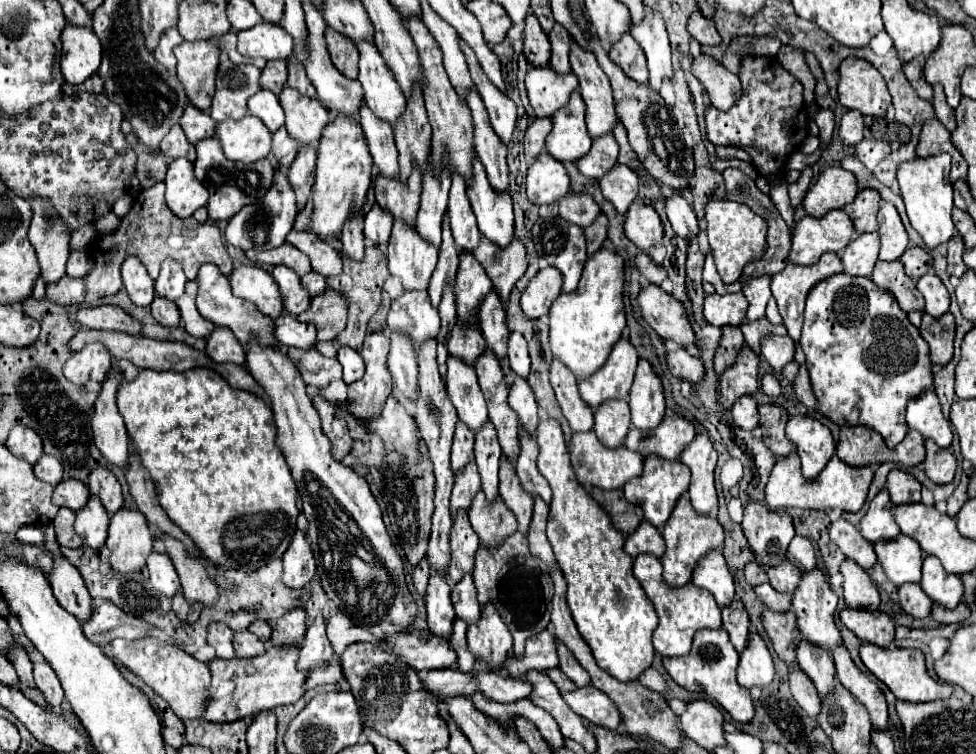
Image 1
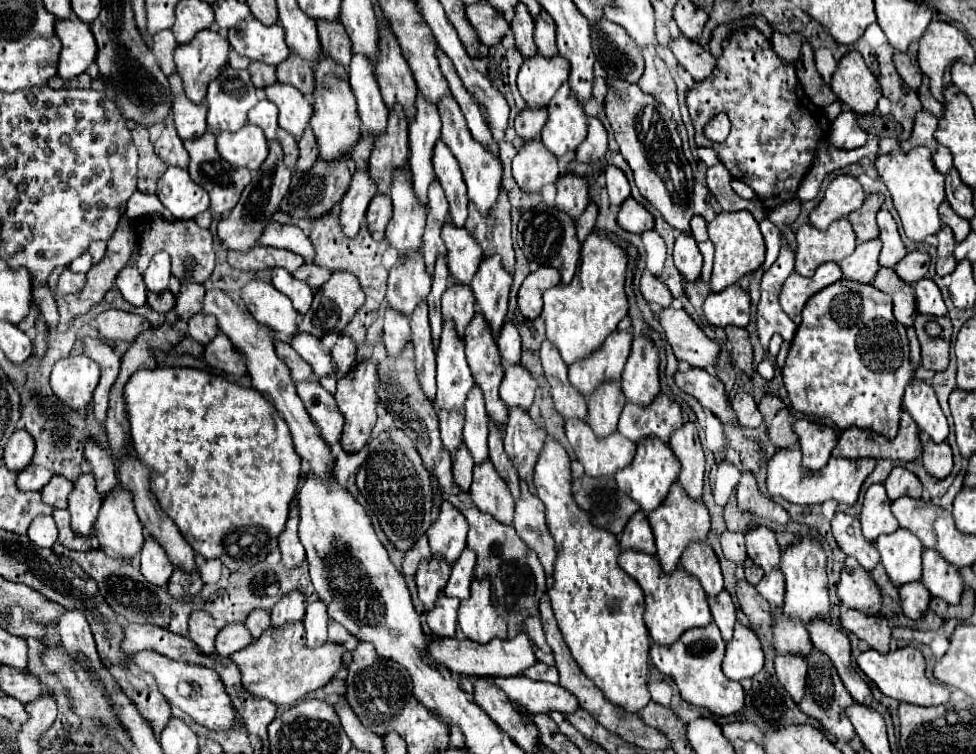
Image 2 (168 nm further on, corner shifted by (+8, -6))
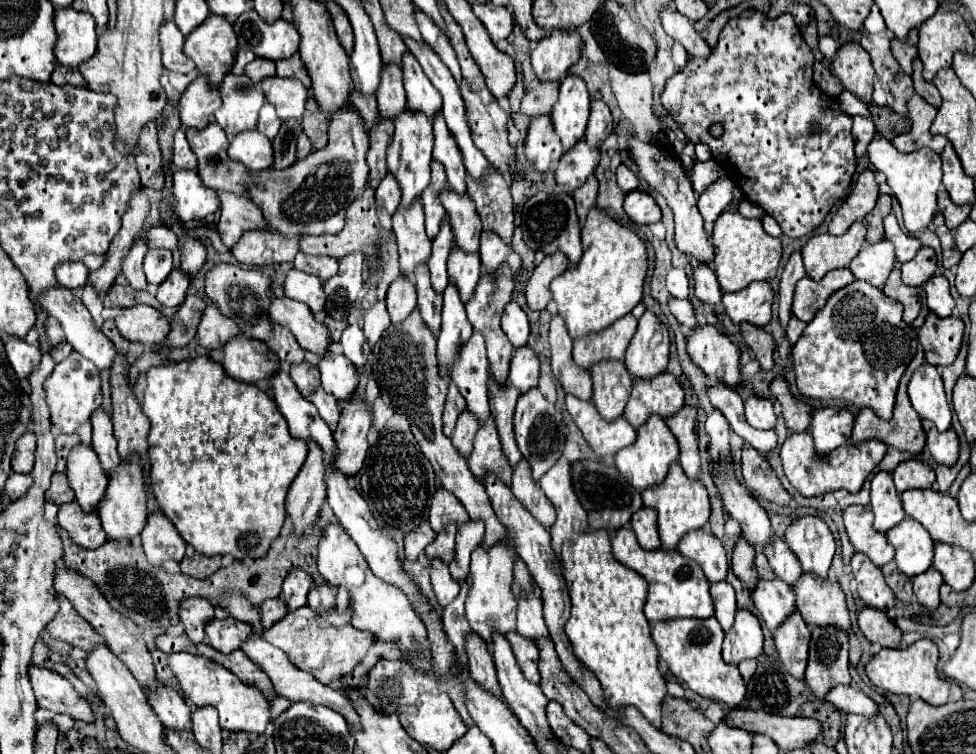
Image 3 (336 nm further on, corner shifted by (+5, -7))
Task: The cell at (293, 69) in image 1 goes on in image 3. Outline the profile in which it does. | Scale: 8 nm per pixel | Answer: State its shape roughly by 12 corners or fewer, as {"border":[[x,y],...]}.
{"border":[[299,53],[277,61],[277,77],[299,79],[311,87]]}

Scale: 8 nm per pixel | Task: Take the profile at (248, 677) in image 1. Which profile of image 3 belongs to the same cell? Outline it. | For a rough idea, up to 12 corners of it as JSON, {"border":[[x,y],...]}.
{"border":[[289,611],[261,637],[323,685],[367,655],[349,611]]}

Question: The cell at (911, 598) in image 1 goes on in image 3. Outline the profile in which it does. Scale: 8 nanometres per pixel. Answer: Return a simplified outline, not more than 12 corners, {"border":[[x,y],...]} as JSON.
{"border":[[931,567],[913,579],[923,607],[939,605],[941,573]]}

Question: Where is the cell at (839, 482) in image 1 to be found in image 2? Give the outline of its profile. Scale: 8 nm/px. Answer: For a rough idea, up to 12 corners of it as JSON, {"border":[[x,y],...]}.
{"border":[[798,444],[768,462],[768,494],[854,504],[874,458],[802,466]]}

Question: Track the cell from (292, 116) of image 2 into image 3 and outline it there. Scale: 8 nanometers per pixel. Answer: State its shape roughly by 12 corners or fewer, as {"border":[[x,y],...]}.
{"border":[[263,79],[281,121],[301,119],[309,91],[295,79]]}

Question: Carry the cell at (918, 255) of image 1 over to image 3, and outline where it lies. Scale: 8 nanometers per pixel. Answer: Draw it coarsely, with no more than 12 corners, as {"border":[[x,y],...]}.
{"border":[[921,247],[903,263],[905,285],[923,285],[937,269],[935,251]]}

